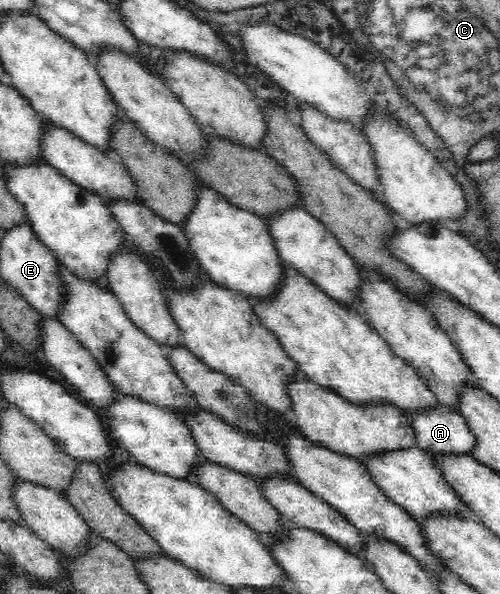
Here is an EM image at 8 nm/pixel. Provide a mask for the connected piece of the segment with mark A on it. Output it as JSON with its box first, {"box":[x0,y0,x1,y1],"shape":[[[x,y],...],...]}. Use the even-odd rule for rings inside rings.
{"box":[409,406,476,455],"shape":[[[447,406],[416,411],[409,415],[415,430],[416,445],[425,453],[441,455],[472,455],[476,437],[472,436],[467,422],[460,415],[451,412]]]}

